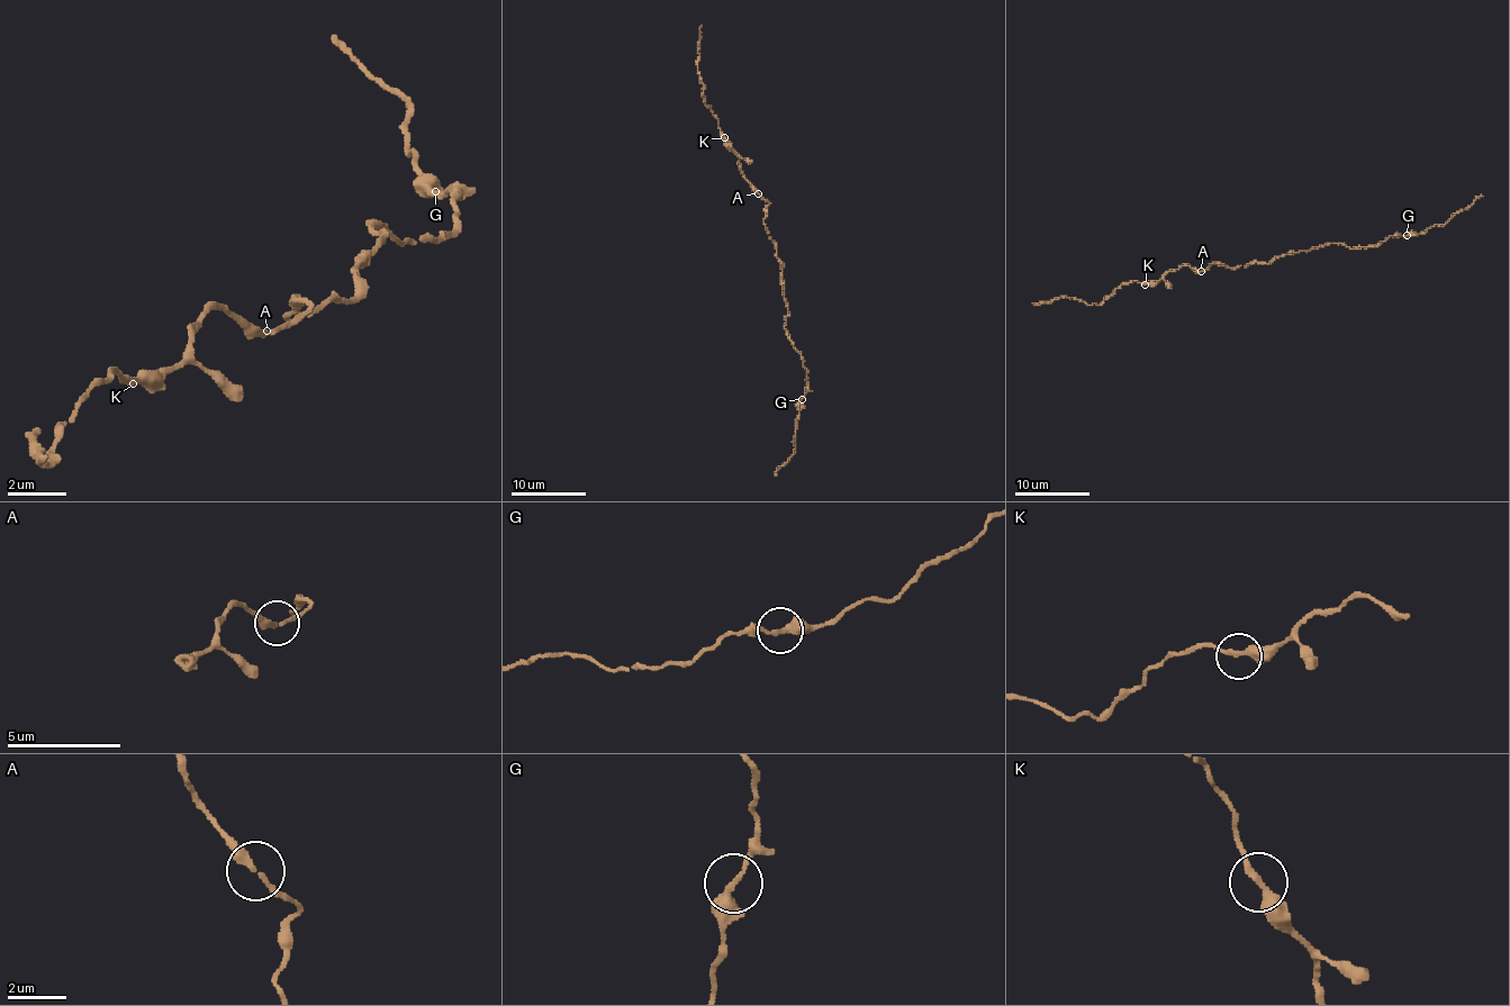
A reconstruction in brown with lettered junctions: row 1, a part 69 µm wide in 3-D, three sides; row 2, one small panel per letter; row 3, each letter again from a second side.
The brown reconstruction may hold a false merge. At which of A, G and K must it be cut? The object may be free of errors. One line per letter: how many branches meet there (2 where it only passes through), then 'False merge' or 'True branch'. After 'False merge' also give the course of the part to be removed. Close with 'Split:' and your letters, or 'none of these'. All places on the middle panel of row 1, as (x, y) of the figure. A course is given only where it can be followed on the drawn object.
A: Branches: 2. True branch
G: Branches: 2. True branch
K: Branches: 2. True branch
Split: none of these

